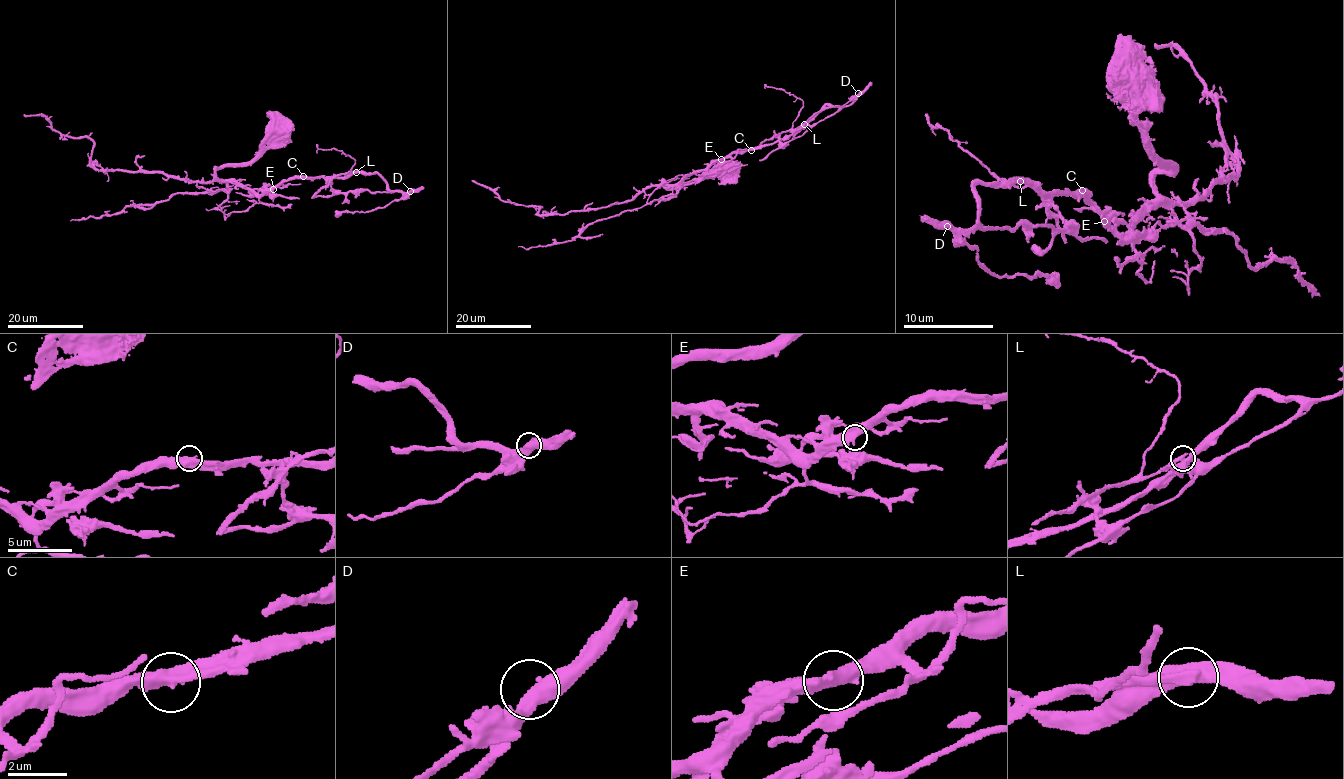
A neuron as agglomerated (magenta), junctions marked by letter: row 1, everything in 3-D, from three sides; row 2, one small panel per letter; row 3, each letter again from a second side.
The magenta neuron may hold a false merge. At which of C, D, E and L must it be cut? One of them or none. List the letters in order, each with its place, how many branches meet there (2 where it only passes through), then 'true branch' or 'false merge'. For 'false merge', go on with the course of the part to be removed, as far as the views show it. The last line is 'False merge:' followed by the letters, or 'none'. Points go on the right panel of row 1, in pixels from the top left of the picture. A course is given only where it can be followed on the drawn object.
C: (1082, 190) | 2 | true branch
D: (947, 226) | 2 | true branch
E: (1104, 221) | 2 | true branch
L: (1020, 181) | 2 | false merge | (1019, 181), (1030, 181), (1030, 185), (1014, 187), (996, 178), (938, 124), (934, 127), (925, 113)
False merge: L

